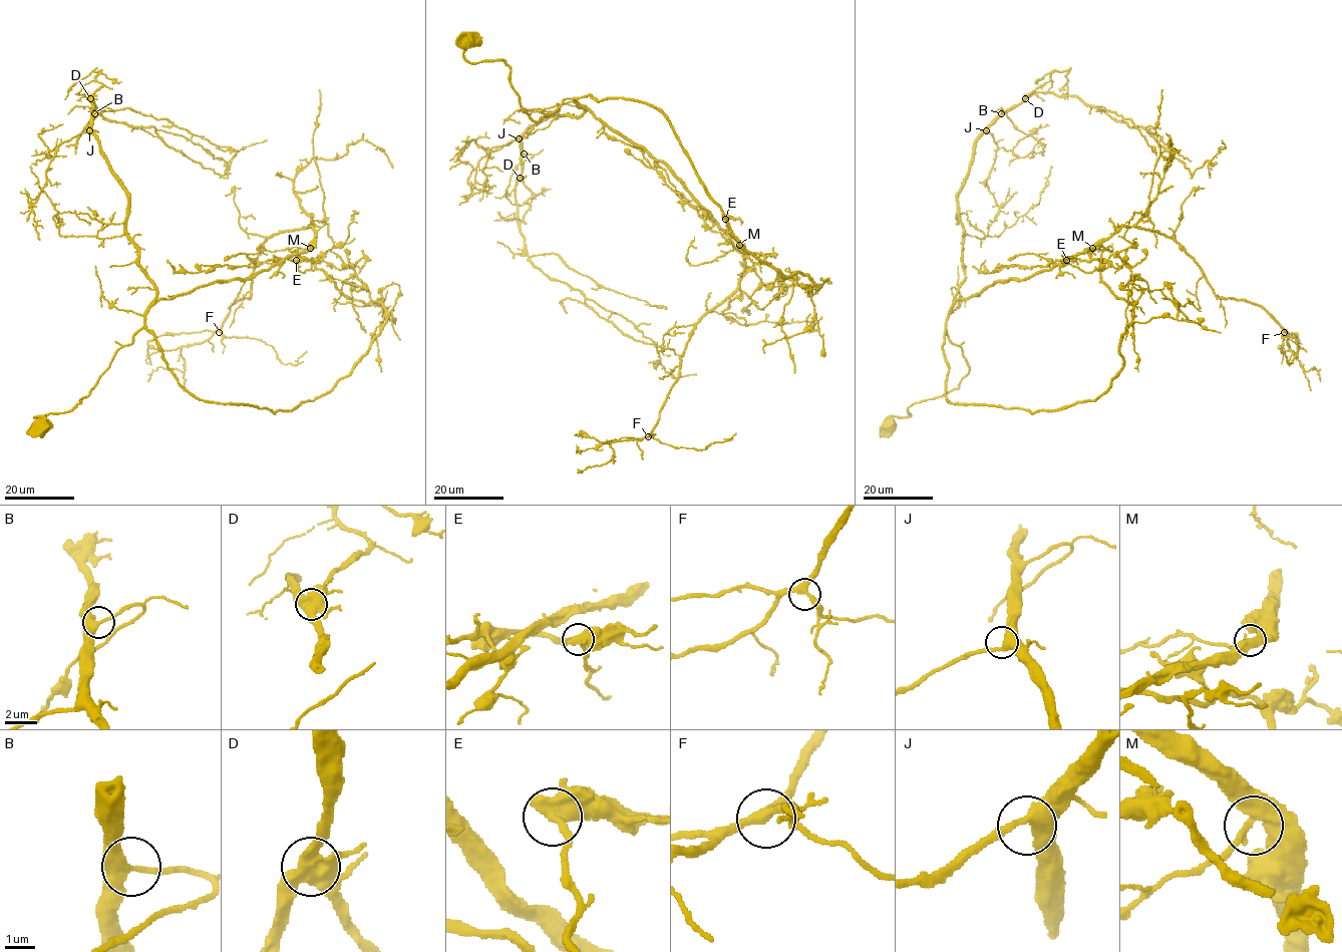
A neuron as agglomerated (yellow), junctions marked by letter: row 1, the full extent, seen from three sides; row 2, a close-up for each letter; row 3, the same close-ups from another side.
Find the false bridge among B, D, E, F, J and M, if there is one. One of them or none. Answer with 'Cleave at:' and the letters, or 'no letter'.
Cleave at: D

